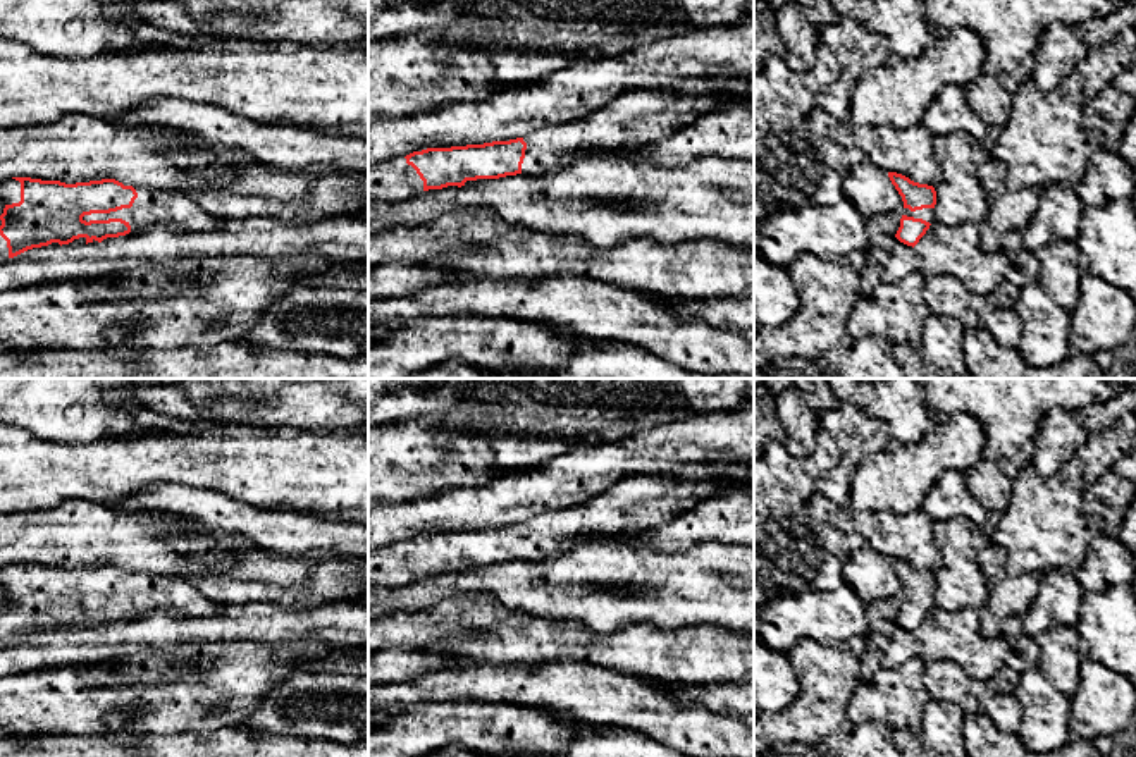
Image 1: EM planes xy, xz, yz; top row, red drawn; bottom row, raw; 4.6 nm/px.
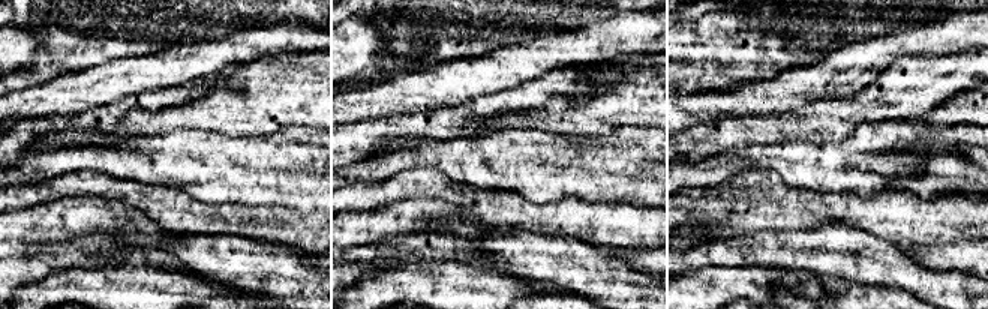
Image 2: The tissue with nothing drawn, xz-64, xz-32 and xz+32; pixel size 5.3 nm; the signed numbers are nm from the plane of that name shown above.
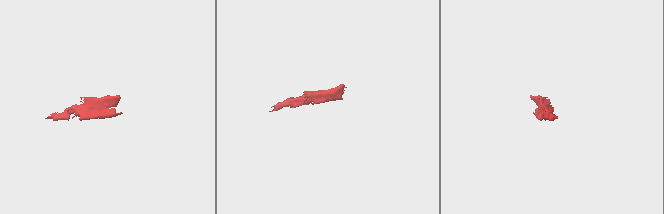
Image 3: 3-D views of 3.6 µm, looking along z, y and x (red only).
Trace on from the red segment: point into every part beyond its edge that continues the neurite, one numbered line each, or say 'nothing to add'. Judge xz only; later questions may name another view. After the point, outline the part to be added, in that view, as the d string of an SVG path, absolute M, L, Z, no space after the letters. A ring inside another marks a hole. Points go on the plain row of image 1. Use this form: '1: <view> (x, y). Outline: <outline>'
1: xz (644, 499). Outline: M721 459L676 470L639 470L582 504L542 511L523 521L522 559L561 557L589 537L652 530L725 483L754 482L754 461Z
2: xz (393, 565). Outline: M404 542L368 551L368 590L401 587L423 578L423 566Z

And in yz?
1: yz (926, 599). Outline: M904 594L904 600L914 602L914 604L923 604L929 609L935 606L933 594L923 594L923 595L916 595L916 597L911 597L909 594Z

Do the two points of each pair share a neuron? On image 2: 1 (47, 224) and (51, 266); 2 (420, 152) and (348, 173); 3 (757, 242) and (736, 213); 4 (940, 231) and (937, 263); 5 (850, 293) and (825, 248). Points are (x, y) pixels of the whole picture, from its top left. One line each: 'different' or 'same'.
1: same
2: same
3: different
4: different
5: different

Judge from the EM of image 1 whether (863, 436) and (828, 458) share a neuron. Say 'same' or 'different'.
different

